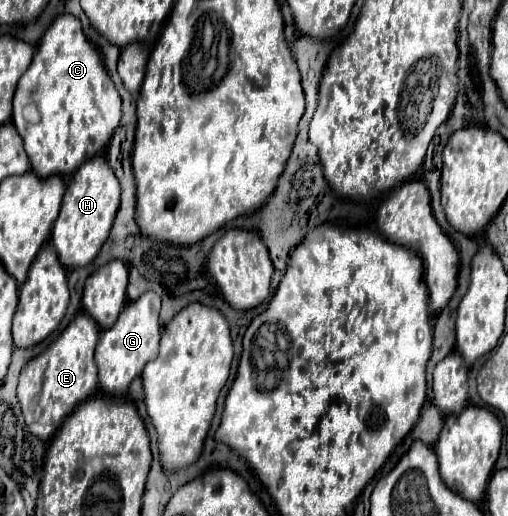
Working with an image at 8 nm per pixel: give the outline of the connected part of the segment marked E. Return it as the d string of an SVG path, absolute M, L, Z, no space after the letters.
M79 311L75 319L65 327L61 337L57 337L41 355L33 357L19 375L17 397L21 403L25 425L33 435L47 441L61 427L65 415L77 407L77 403L97 393L97 365L93 351L99 339L99 327L93 319Z

